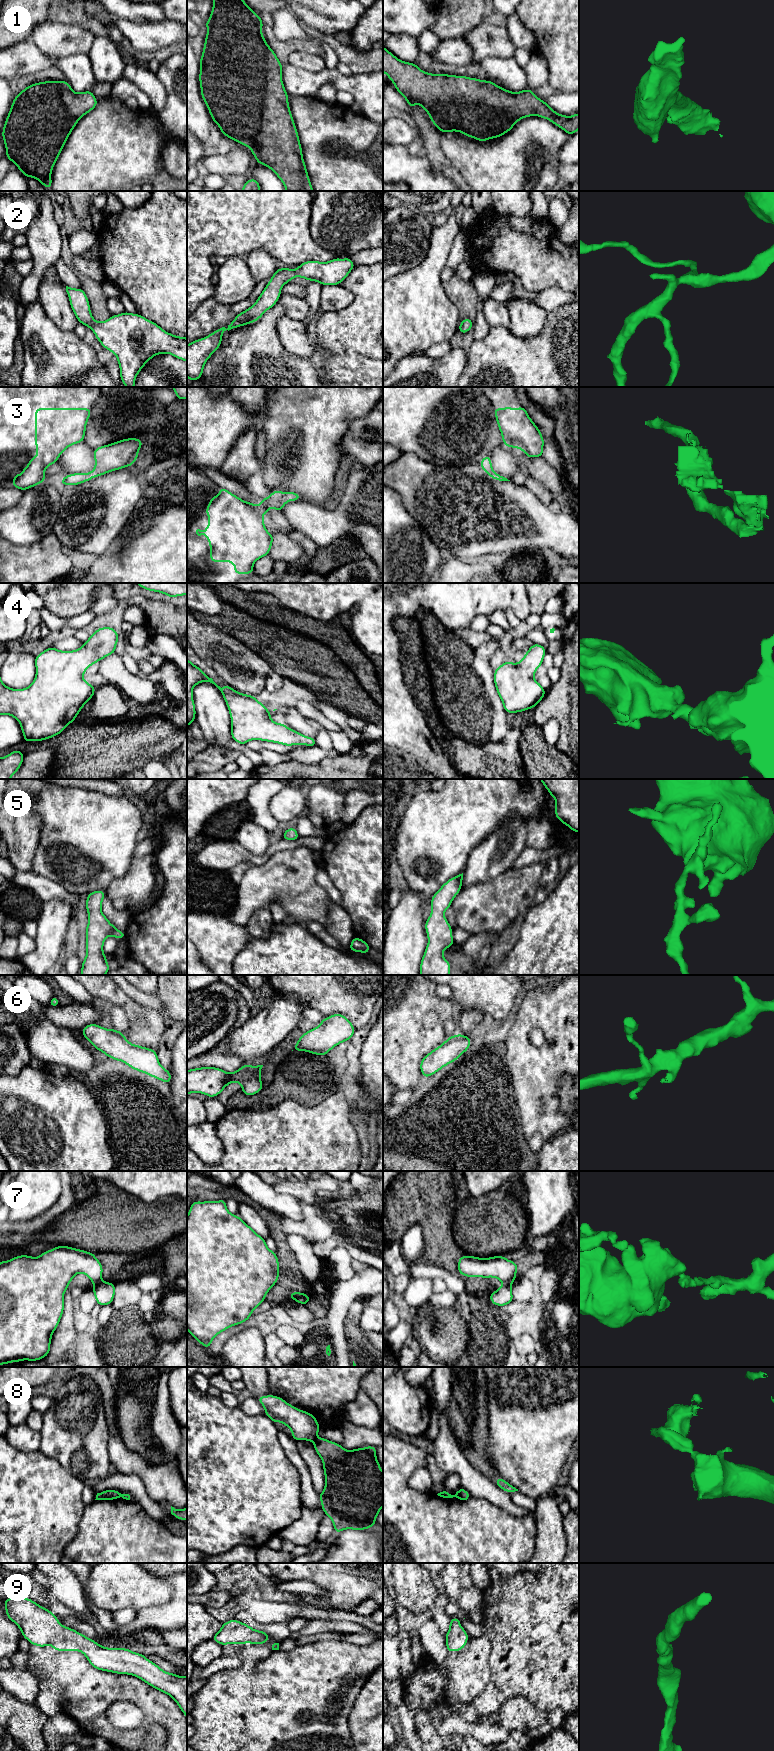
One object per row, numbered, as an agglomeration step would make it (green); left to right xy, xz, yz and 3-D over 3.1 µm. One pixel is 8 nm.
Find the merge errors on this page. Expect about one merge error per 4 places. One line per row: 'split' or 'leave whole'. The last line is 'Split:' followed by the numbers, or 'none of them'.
1: leave whole
2: leave whole
3: leave whole
4: leave whole
5: leave whole
6: leave whole
7: split
8: split
9: leave whole
Split: 7, 8

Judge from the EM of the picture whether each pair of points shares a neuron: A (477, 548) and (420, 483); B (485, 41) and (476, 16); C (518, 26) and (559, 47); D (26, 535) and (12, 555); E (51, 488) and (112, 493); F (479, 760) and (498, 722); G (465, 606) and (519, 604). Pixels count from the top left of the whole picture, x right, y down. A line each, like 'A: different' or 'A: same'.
A: same
B: different
C: different
D: different
E: different
F: different
G: same

